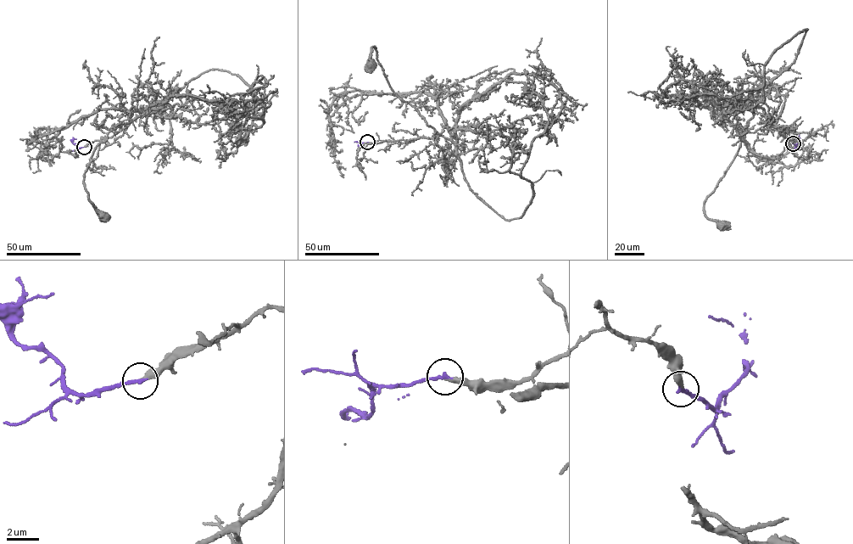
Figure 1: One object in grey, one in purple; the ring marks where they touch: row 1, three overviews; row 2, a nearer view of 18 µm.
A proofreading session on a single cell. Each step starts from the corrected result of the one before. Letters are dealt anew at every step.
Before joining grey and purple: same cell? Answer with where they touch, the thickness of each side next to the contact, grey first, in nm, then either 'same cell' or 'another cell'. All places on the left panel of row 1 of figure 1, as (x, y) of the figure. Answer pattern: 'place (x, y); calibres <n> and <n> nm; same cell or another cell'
place (84, 147); calibres 360 and 240 nm; same cell

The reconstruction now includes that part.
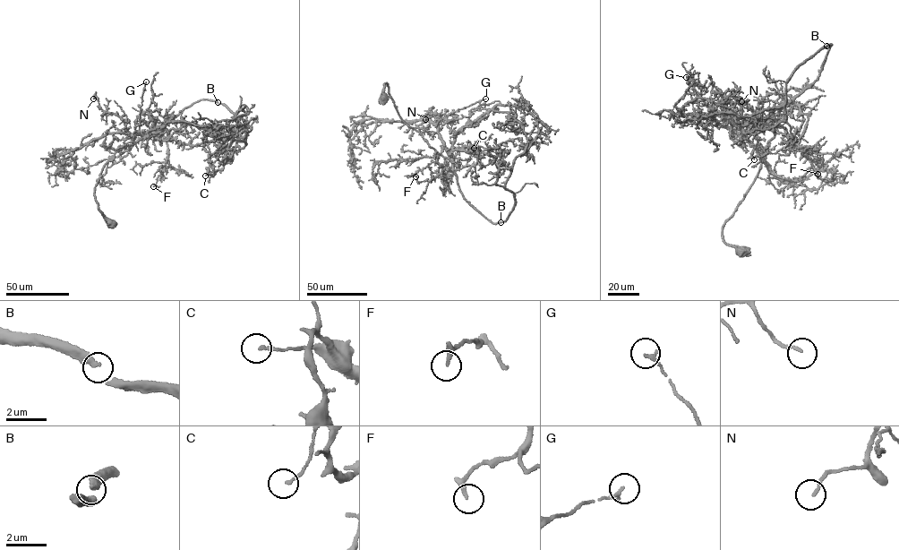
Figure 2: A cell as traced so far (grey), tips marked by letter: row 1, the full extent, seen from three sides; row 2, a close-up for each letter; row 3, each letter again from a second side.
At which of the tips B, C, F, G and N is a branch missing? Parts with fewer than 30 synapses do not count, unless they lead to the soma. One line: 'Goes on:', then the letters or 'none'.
Goes on: none

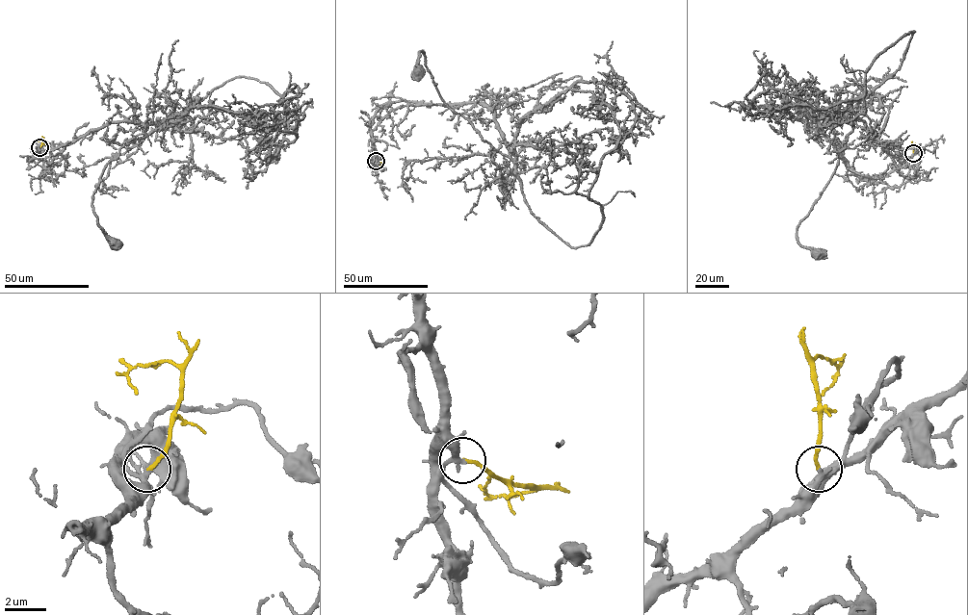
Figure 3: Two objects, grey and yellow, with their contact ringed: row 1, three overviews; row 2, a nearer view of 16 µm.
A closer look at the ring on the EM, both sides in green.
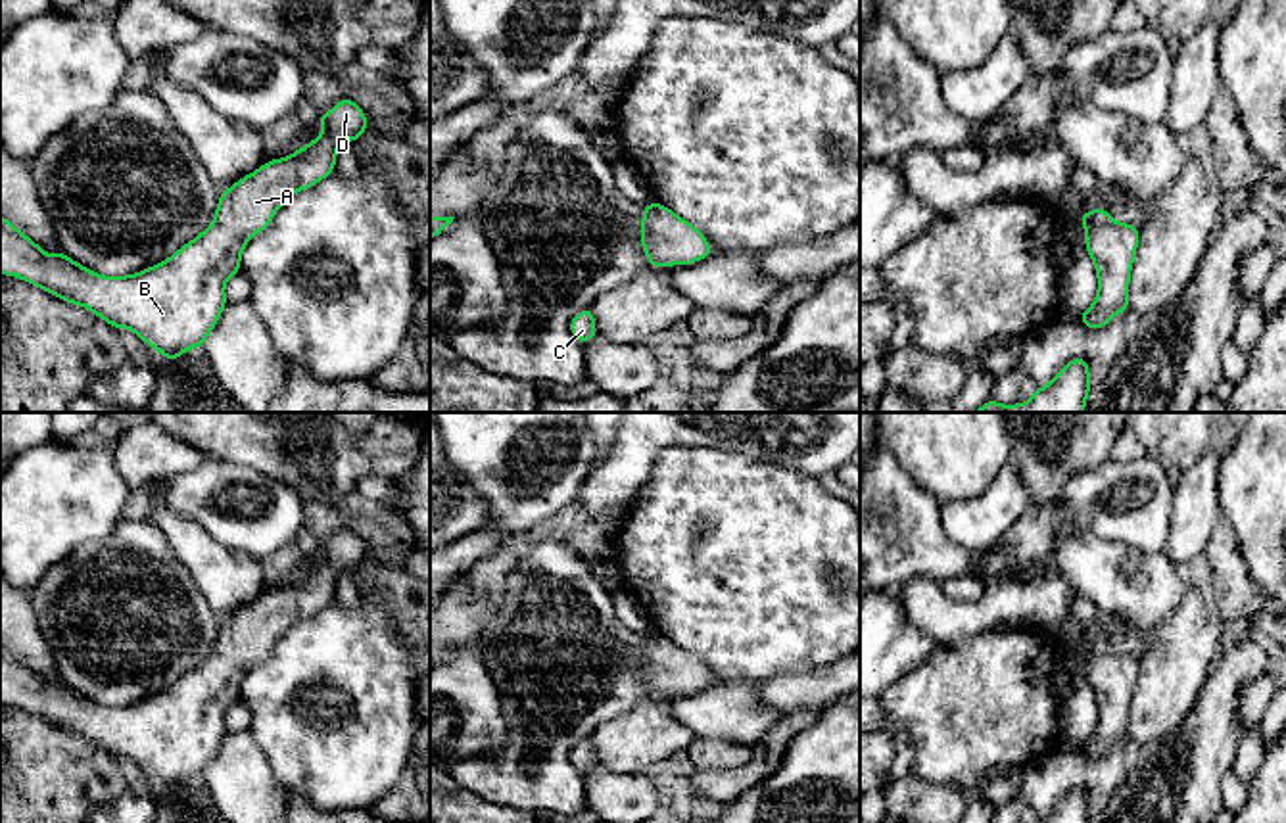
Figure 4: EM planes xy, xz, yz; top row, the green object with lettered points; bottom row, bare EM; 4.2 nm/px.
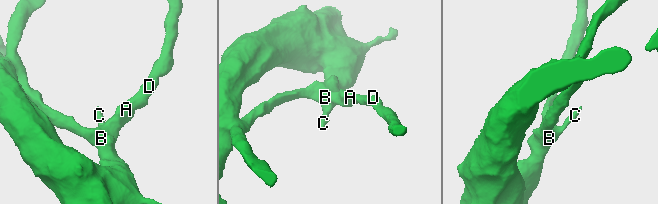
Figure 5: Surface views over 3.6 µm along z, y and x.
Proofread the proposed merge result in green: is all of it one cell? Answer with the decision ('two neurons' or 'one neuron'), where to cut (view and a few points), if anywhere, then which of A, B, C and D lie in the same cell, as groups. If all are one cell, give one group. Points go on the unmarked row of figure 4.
one neuron | no cut | A B C D

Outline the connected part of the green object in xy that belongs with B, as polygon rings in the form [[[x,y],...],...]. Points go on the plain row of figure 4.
[[[344,528],[317,554],[324,560],[311,574],[223,620],[213,652],[163,693],[129,706],[100,706],[63,681],[48,685],[0,645],[0,704],[83,735],[113,758],[132,760],[163,788],[203,779],[226,735],[225,712],[240,702],[248,670],[269,656],[292,623],[332,602],[336,579],[363,566],[367,547]]]

